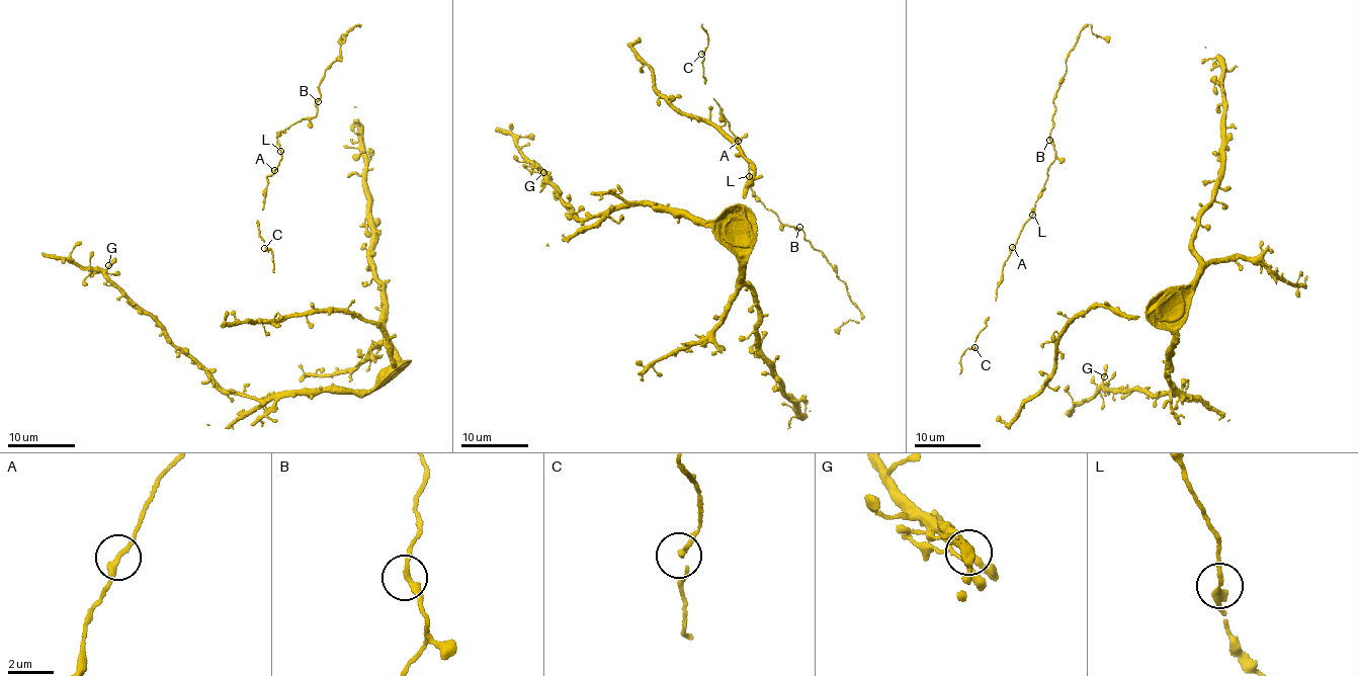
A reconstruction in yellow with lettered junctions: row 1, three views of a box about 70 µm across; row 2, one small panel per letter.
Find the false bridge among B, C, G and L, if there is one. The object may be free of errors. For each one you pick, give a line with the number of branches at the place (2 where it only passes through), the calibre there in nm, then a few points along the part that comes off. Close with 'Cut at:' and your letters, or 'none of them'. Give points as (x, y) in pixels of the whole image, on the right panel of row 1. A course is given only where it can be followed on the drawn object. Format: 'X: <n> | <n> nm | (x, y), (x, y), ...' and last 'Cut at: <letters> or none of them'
Cut at: none of them

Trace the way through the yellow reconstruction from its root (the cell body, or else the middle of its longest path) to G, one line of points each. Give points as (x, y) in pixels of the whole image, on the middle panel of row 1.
G: (671, 102), (751, 164), (744, 198), (723, 216), (694, 223), (635, 203), (581, 220), (543, 172)

